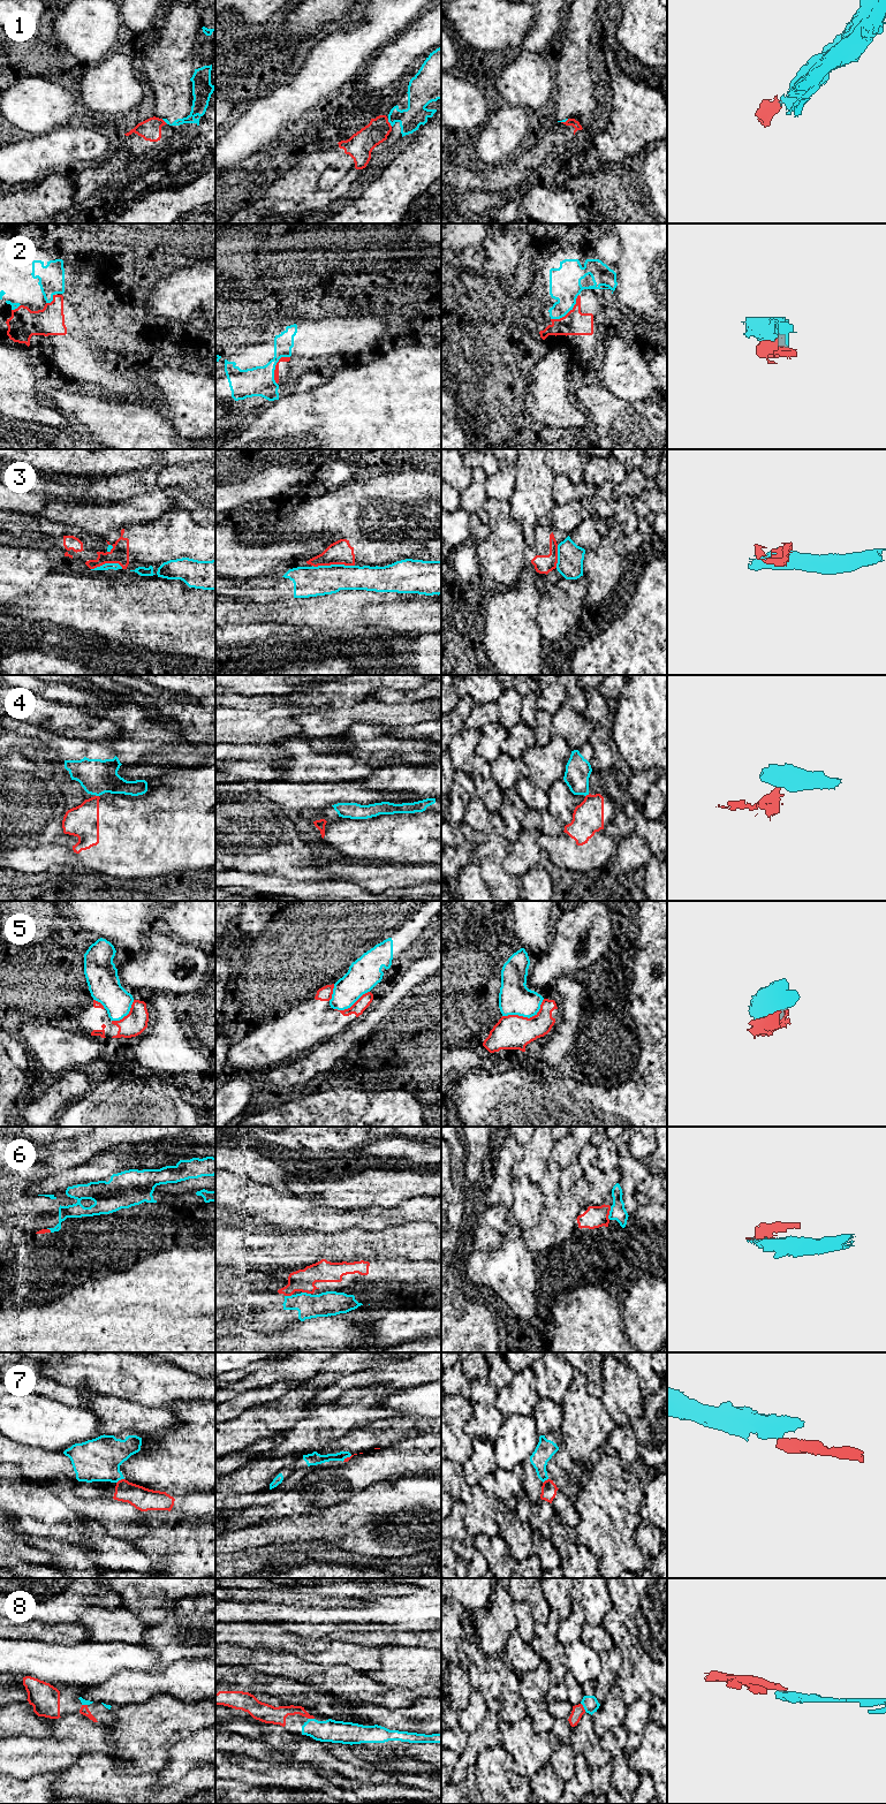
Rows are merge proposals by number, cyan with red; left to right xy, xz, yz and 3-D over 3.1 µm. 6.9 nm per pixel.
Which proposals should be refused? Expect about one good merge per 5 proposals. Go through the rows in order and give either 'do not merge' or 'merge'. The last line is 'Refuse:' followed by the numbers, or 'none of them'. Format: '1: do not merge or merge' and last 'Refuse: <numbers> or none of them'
1: do not merge
2: merge
3: do not merge
4: do not merge
5: do not merge
6: do not merge
7: do not merge
8: merge
Refuse: 1, 3, 4, 5, 6, 7

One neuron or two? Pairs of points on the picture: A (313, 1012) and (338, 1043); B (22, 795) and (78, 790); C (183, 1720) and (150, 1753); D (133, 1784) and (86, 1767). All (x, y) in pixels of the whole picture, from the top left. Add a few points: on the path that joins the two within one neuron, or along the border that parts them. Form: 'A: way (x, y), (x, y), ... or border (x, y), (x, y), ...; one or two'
A: border (340, 1033), (334, 1037); two
B: way (36, 796), (65, 795); one
C: way (175, 1727), (157, 1745); one
D: way (121, 1784), (105, 1784), (98, 1779); one

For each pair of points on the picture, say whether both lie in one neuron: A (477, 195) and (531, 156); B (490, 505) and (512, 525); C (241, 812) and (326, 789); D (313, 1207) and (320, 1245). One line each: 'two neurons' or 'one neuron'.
A: one neuron
B: one neuron
C: two neurons
D: two neurons

